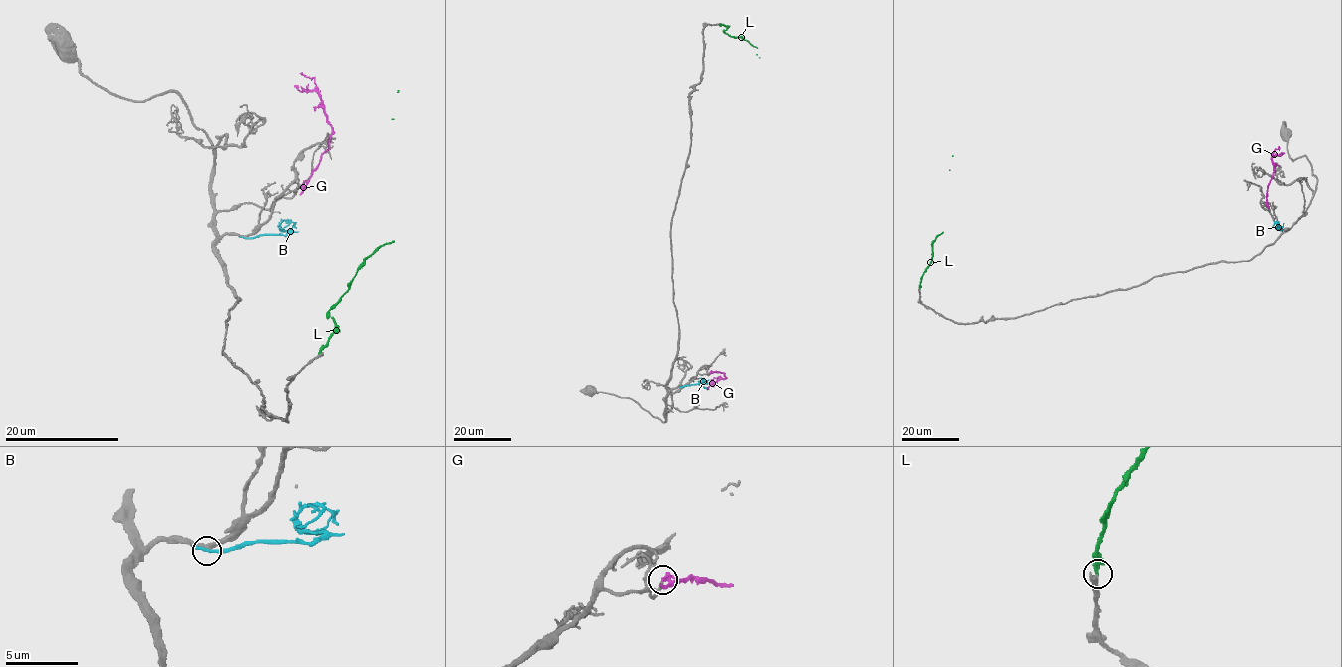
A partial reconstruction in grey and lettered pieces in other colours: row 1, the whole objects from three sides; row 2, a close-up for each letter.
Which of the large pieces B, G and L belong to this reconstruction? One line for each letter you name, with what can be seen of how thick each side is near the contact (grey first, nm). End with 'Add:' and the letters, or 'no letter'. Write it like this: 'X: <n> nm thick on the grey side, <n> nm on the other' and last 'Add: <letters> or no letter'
Add: no letter

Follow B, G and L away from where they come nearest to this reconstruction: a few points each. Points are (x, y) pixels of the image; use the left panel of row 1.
B: (244, 238), (278, 235), (281, 224), (289, 221), (279, 228)
G: (301, 186), (309, 178), (326, 149), (332, 126), (314, 78), (299, 73)
L: (319, 353), (335, 328), (329, 309), (348, 289), (358, 268), (380, 247), (395, 241), (399, 90)

